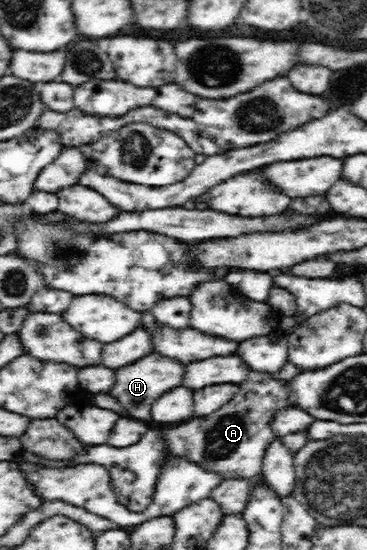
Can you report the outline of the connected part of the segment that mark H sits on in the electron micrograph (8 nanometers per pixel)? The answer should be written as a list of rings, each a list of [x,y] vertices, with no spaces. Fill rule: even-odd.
[[[152,353],[151,356],[145,356],[137,362],[133,362],[131,366],[119,368],[115,370],[115,386],[111,390],[111,396],[119,400],[119,404],[125,406],[125,416],[129,412],[131,418],[137,420],[151,420],[151,404],[165,392],[173,390],[175,386],[181,384],[181,376],[183,376],[183,364],[165,358],[161,354]]]

